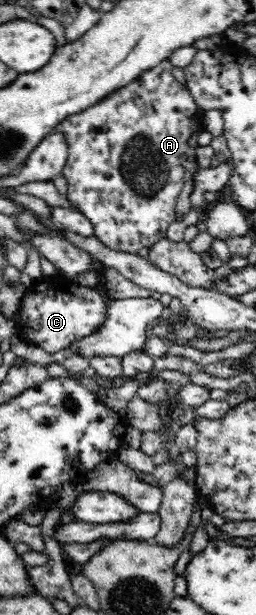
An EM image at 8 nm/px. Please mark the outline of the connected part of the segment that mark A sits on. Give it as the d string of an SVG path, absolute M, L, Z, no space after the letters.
M165 61L133 82L117 89L84 112L69 116L57 130L67 137L69 156L61 176L67 182L66 198L74 210L84 214L94 226L94 236L105 247L134 254L165 238L169 224L176 220L177 199L188 178L200 170L195 150L201 127L202 110L195 104L186 85L180 84L171 72L174 66Z

